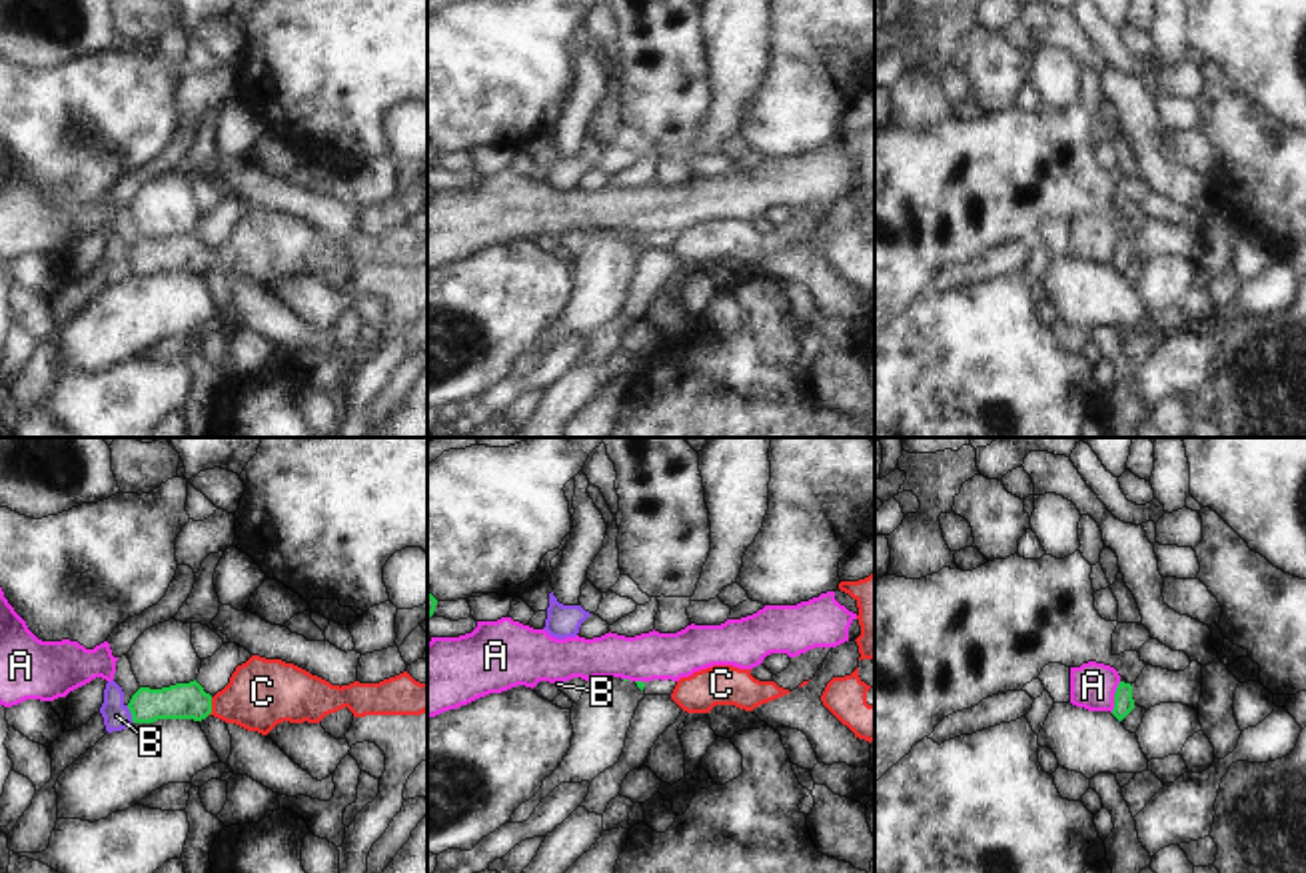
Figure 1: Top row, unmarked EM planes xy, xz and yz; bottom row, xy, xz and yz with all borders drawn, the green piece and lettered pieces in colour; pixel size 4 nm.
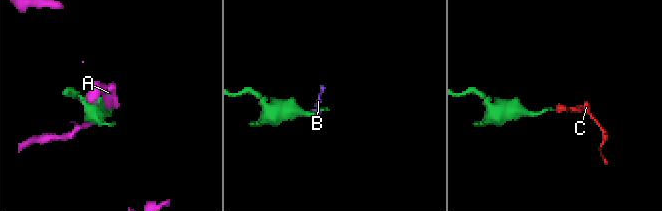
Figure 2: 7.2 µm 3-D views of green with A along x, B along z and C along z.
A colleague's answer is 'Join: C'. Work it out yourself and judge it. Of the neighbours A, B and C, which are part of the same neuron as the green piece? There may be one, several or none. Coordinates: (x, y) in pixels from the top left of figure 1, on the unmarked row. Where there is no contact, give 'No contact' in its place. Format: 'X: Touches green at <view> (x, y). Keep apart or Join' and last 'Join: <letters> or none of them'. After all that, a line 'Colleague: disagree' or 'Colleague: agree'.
A: Touches green at yz (1115, 250). Keep apart
B: Touches green at xy (130, 264). Keep apart
C: Touches green at xy (210, 258). Join
Join: C.
Colleague: agree

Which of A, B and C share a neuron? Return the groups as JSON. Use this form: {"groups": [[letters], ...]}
{"groups": [["A"], ["B"], ["C"]]}

